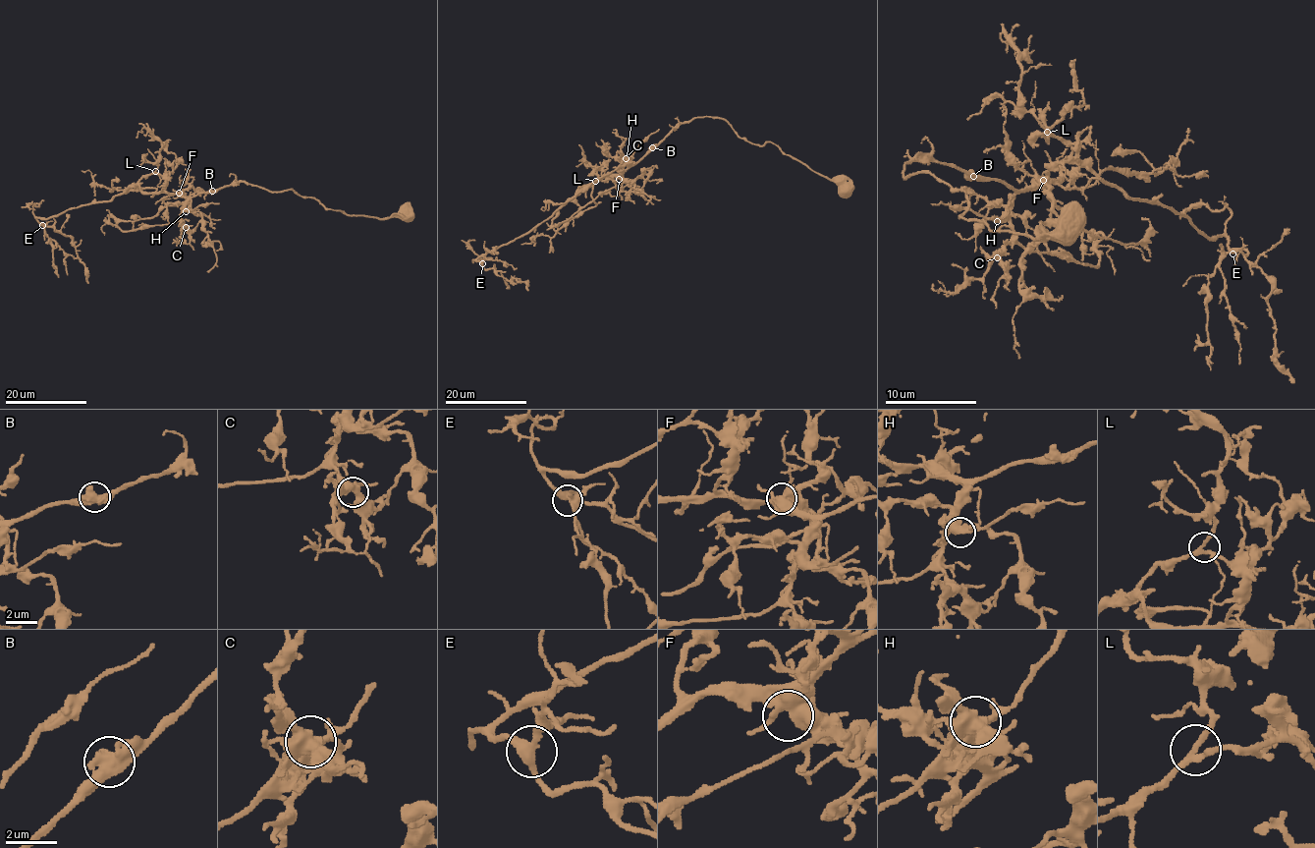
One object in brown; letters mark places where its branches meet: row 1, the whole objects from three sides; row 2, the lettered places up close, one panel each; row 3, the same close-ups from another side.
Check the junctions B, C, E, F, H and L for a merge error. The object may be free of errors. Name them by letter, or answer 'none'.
none

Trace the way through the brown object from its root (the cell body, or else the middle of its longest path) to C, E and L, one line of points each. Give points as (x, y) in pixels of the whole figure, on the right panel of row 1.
C: (1070, 223), (992, 230), (960, 214), (964, 192), (905, 178), (909, 159), (1015, 192), (997, 257)
E: (1070, 223), (992, 230), (960, 214), (964, 192), (903, 166), (930, 155), (1026, 190), (1079, 162), (1232, 254)
L: (1070, 223), (992, 230), (960, 214), (964, 192), (903, 176), (930, 155), (1026, 190), (1072, 150), (1047, 132)

